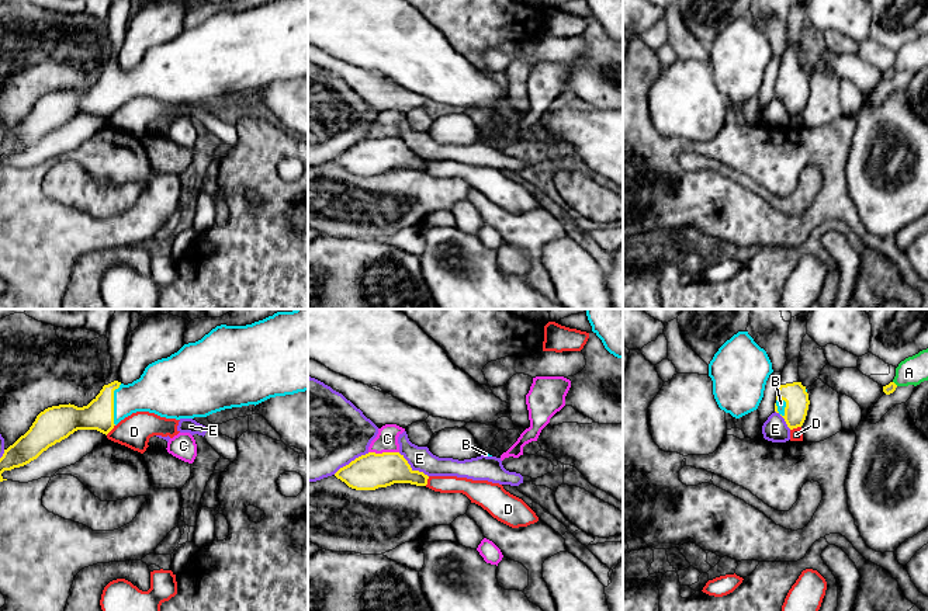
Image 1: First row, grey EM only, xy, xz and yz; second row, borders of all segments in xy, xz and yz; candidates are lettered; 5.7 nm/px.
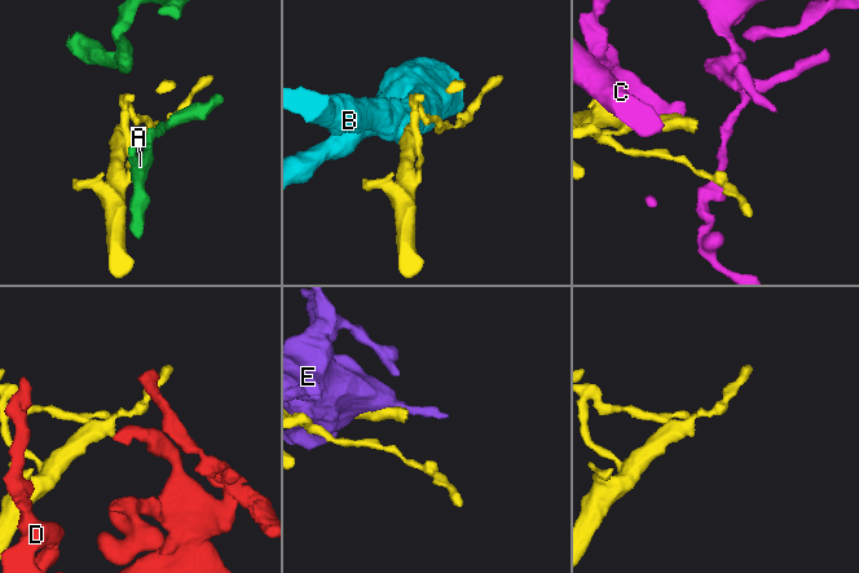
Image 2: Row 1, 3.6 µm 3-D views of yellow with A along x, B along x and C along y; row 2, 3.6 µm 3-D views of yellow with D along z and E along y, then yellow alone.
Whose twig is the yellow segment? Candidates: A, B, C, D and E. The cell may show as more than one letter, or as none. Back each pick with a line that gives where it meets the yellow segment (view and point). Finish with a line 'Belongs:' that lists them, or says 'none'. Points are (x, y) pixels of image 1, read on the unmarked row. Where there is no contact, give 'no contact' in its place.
B: meets yellow in xy at (113, 90)
Belongs: B

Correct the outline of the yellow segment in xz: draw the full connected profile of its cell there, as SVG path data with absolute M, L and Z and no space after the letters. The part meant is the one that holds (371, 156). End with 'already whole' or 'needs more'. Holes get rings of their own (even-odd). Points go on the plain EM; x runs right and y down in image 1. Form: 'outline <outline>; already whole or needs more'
outline M368 138L340 153L335 162L356 176L375 176L394 169L426 171L429 164L413 156L399 138Z; already whole

